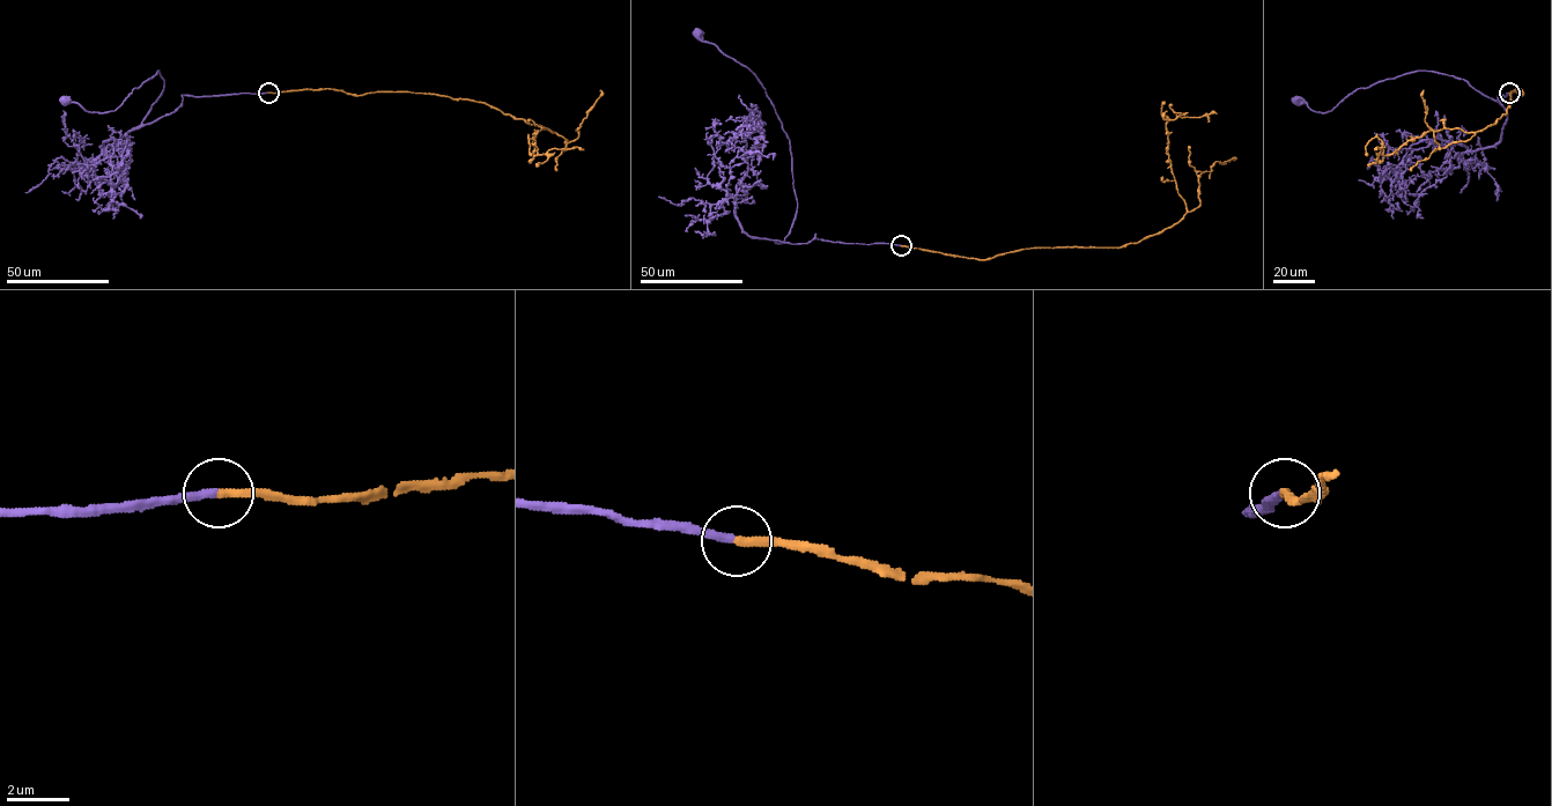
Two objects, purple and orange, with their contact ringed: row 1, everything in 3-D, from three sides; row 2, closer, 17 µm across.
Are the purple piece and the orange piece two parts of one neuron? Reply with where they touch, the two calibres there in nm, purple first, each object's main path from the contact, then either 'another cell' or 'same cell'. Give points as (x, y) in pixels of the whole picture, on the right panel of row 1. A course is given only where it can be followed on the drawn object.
(1509, 93) | 280/280 nm | purple via (1509, 93), (1498, 100), (1504, 125), (1507, 111), (1494, 100), (1431, 71), (1357, 89), (1325, 112), (1298, 102) | orange via (1509, 93), (1523, 93), (1512, 91), (1507, 113), (1480, 131), (1429, 131), (1384, 155), (1375, 137), (1367, 155) | same cell

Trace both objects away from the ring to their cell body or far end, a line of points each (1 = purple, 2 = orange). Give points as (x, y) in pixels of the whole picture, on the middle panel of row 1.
1: (901, 245), (815, 234), (806, 243), (775, 242), (783, 242), (796, 212), (789, 139), (756, 76), (699, 34)
2: (901, 245), (980, 259), (1025, 249), (1120, 248), (1169, 228), (1187, 211), (1169, 159), (1165, 103)

